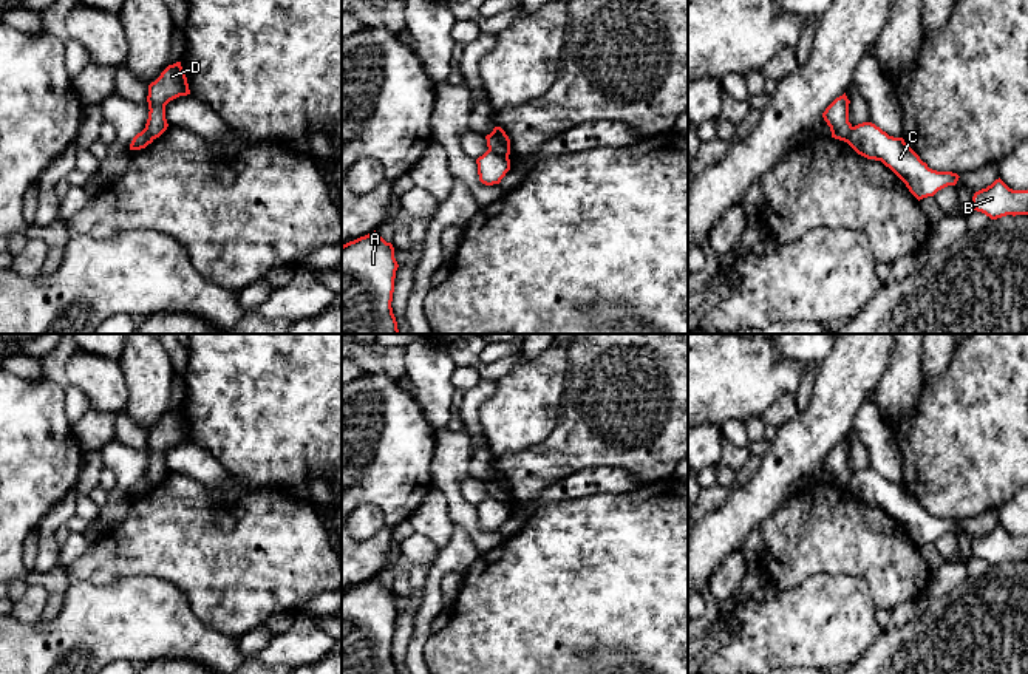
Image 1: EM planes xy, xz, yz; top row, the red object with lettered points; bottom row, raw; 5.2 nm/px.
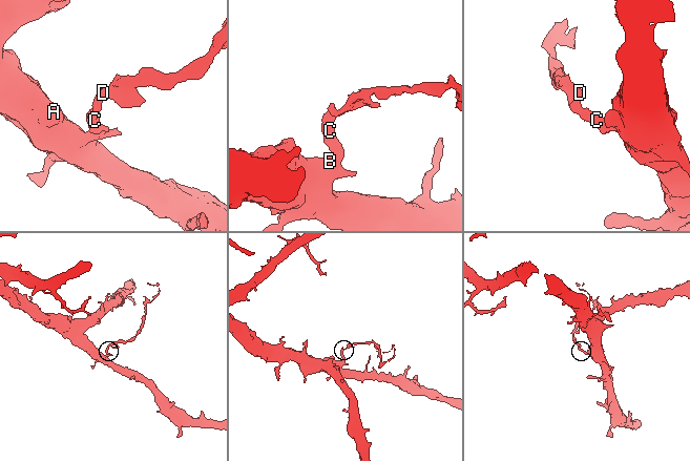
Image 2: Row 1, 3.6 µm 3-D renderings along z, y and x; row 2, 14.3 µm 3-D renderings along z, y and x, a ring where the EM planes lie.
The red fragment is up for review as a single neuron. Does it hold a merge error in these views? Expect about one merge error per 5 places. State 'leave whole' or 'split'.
split

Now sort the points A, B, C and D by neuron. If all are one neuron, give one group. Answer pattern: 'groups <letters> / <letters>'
groups A B C / D

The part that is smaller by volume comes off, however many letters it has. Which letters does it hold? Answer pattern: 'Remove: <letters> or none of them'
Remove: D

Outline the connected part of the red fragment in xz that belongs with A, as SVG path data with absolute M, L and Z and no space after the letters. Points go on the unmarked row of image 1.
M376 577L342 592L342 674L397 674L391 654L397 614L393 591Z

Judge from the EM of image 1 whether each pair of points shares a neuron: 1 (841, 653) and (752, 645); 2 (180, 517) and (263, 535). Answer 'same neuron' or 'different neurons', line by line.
1: same neuron
2: same neuron

